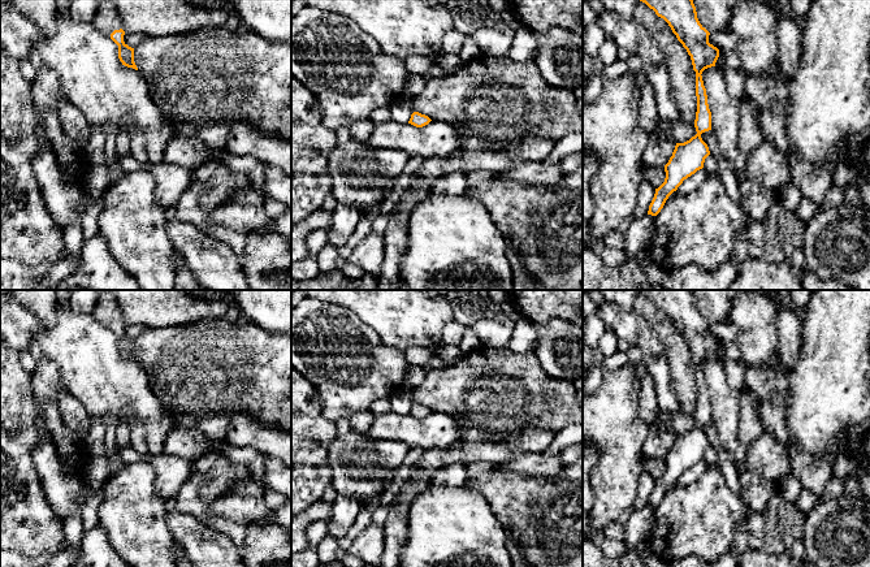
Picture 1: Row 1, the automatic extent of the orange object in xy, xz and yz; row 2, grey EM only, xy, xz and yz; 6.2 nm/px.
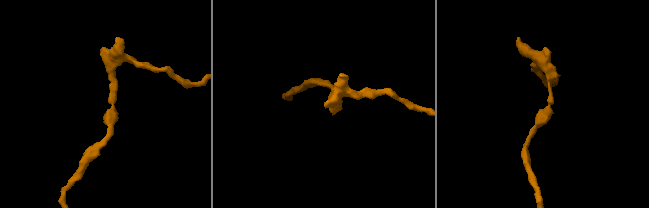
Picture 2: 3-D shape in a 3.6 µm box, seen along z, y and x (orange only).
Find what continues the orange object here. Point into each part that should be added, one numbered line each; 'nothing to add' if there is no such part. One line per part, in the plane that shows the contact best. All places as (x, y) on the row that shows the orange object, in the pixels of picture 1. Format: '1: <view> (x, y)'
1: xy (107, 20)

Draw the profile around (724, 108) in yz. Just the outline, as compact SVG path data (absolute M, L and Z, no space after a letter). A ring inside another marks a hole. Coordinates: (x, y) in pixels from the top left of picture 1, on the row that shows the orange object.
M711 66L702 72L707 104L711 112L711 131L722 157L733 164L737 174L746 168L746 153L739 147L740 103L727 91L723 69Z

